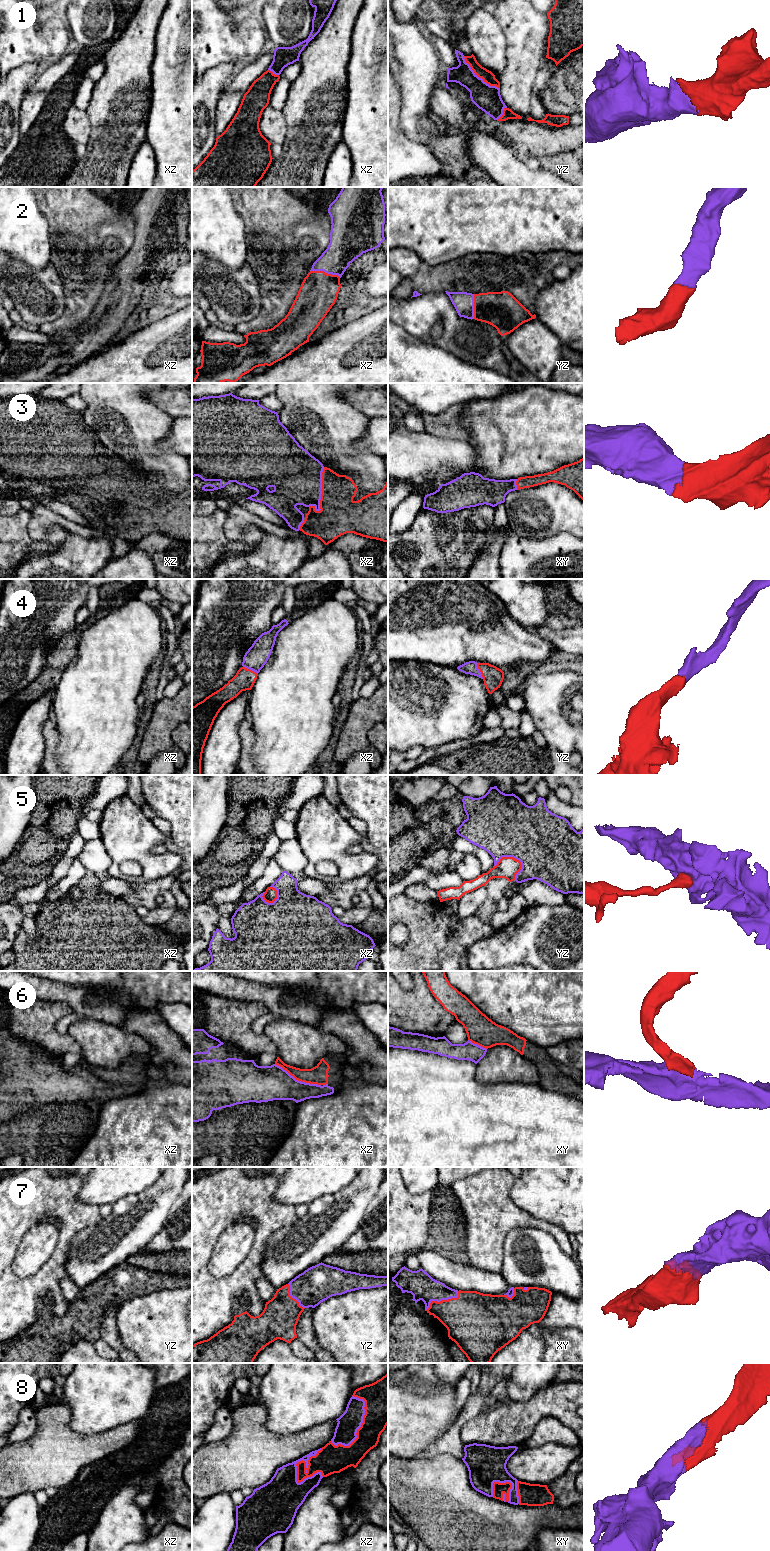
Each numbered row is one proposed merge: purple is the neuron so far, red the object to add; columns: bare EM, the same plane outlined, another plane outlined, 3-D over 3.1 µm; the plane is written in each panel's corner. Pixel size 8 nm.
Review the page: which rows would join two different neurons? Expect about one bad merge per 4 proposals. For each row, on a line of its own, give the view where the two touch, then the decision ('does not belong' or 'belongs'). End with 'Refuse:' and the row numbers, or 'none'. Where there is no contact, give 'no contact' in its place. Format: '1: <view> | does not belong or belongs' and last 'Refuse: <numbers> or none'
1: yz | belongs
2: xz | belongs
3: xz | belongs
4: yz | belongs
5: yz | does not belong
6: xz | does not belong
7: xy | belongs
8: xz | belongs
Refuse: 5, 6

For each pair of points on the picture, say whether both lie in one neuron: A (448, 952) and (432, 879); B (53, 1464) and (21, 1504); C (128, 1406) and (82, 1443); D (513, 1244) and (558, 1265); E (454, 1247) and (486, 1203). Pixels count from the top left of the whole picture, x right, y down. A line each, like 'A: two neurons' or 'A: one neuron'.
A: two neurons
B: two neurons
C: two neurons
D: one neuron
E: two neurons

